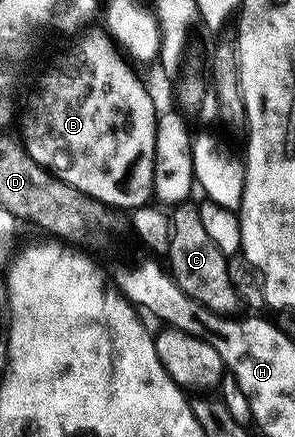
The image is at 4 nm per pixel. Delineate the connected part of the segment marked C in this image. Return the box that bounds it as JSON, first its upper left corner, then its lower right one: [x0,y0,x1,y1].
[166,203,241,315]

